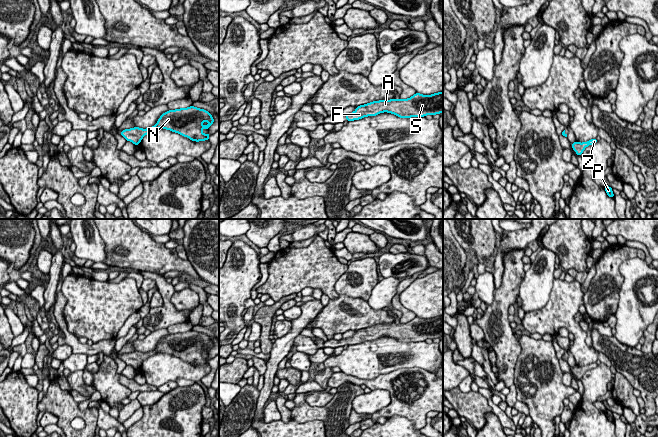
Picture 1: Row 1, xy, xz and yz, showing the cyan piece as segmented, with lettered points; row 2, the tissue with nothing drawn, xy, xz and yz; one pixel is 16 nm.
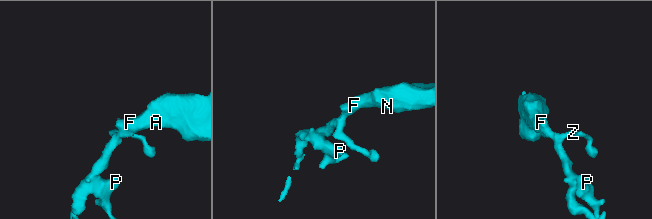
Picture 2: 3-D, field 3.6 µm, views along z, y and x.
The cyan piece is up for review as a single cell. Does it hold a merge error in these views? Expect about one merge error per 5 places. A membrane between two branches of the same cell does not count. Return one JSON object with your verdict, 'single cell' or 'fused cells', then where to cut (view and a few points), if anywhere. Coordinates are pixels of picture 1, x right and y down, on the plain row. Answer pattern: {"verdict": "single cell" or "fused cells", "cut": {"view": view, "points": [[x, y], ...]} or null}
{"verdict": "single cell", "cut": null}

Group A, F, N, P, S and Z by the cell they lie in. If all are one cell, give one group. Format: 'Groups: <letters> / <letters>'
Groups: A F N P S Z

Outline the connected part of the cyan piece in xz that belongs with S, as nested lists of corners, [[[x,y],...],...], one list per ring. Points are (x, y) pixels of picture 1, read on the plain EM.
[[[443,316],[431,319],[415,317],[408,323],[373,325],[357,330],[354,336],[346,338],[345,341],[347,345],[354,345],[383,336],[395,338],[400,342],[440,338],[443,337]]]

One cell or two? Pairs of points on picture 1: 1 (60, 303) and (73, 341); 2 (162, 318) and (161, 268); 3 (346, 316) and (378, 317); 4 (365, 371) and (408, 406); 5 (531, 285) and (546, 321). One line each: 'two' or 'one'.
1: one
2: two
3: one
4: two
5: two

